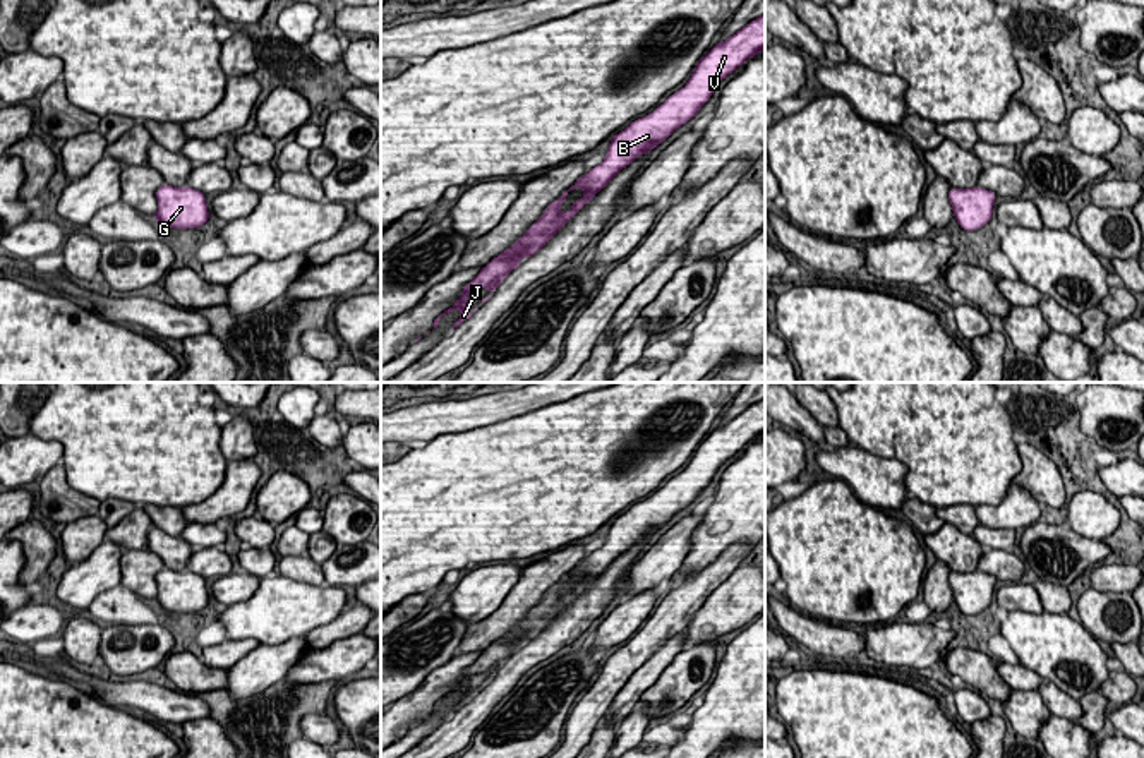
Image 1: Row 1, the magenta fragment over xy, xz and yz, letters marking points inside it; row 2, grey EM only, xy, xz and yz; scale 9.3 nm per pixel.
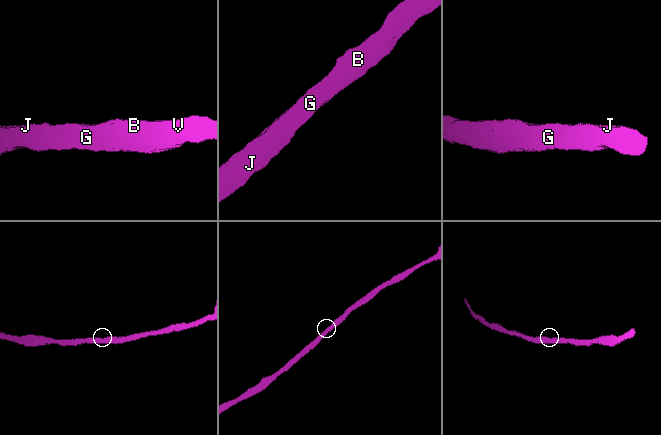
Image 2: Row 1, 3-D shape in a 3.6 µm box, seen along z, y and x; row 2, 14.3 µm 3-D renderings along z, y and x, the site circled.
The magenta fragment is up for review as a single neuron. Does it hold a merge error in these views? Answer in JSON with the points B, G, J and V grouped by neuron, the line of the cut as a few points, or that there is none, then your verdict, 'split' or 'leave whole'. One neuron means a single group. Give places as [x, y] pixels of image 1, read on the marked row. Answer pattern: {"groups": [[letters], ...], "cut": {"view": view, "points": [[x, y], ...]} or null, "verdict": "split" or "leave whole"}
{"groups": [["B", "G", "J", "V"]], "cut": null, "verdict": "leave whole"}

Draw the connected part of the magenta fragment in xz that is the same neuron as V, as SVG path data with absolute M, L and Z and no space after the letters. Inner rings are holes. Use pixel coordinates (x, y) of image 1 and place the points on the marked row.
M765 14L748 22L743 29L739 29L736 34L727 38L726 41L719 41L707 55L703 55L689 81L684 87L671 94L662 105L659 105L652 113L633 120L624 130L611 137L611 144L607 149L607 154L604 161L597 166L593 166L588 173L581 175L566 192L563 192L561 197L557 197L554 202L551 202L544 214L525 232L523 237L520 237L511 247L503 250L499 256L496 256L487 266L484 266L479 274L463 286L461 297L448 309L444 310L437 319L434 319L432 328L437 328L439 319L455 309L460 309L460 319L455 322L455 328L458 328L461 322L470 319L475 310L470 310L465 307L468 297L475 290L487 288L492 295L501 281L518 266L523 262L520 261L521 256L530 259L533 254L537 254L568 221L587 204L590 202L597 192L600 192L623 168L631 165L638 156L650 154L653 147L657 147L660 142L664 142L674 130L683 127L686 122L689 122L701 108L703 105L712 98L713 91L720 84L722 79L731 75L736 69L739 69L748 58L756 57L765 50ZM573 189L583 189L585 196L571 204L571 209L568 213L561 213L559 206L566 202L566 196Z

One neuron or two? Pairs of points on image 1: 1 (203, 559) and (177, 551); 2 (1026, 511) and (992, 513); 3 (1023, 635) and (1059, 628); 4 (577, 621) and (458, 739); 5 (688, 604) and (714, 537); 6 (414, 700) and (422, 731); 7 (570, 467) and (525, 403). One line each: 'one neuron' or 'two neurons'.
1: two neurons
2: one neuron
3: one neuron
4: one neuron
5: two neurons
6: two neurons
7: two neurons

